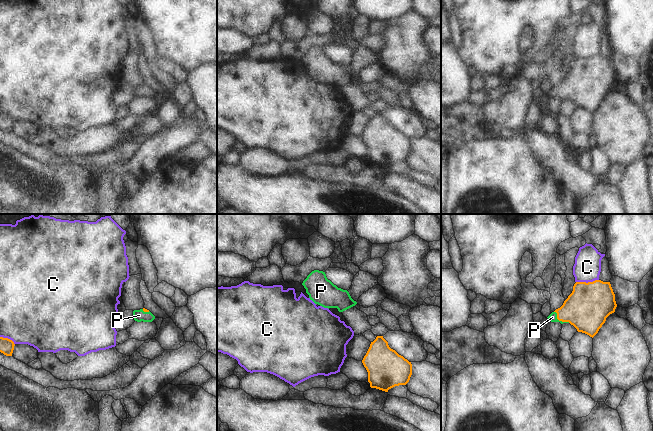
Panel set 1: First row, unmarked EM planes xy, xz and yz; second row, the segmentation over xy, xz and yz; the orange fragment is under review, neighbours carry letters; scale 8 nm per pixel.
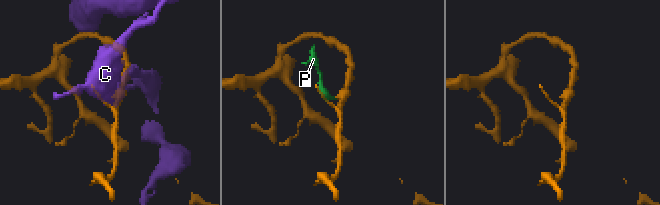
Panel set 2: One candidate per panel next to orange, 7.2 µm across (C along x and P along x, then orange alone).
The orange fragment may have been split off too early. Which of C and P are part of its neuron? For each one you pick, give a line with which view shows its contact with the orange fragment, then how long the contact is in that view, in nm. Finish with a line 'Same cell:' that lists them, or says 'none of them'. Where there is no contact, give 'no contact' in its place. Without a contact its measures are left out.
P: contact in yz; length 160 nm
Same cell: P

